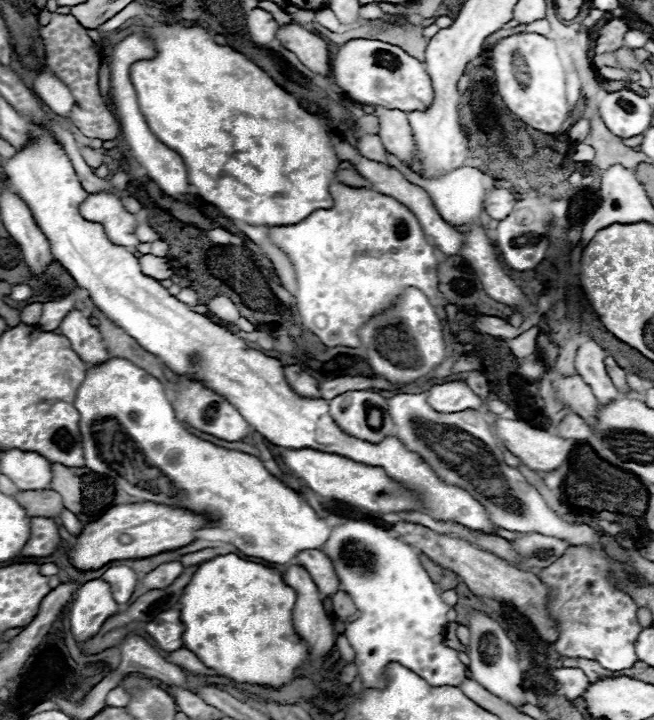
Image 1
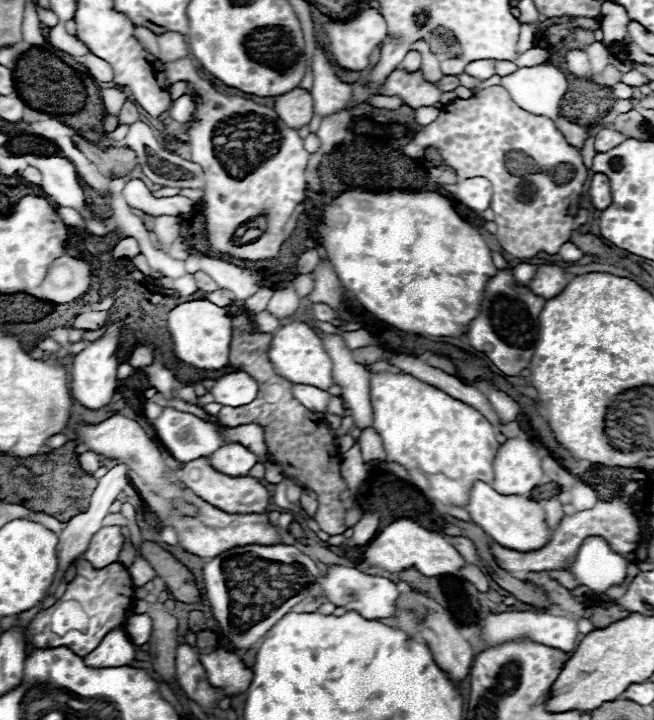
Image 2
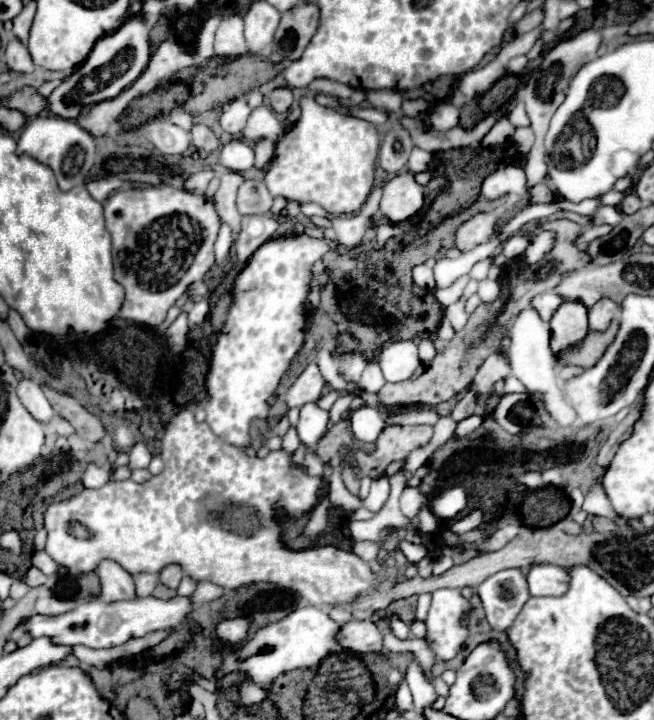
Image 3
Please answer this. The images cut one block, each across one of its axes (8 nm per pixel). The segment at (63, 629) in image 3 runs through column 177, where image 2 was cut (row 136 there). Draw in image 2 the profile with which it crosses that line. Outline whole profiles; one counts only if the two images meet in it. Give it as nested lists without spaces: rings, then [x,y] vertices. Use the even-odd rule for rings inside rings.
[[[602,128],[598,134],[596,134],[596,142],[594,142],[594,150],[596,152],[606,152],[606,150],[612,150],[614,146],[622,144],[626,140],[624,134],[618,134],[618,130],[614,128]]]

